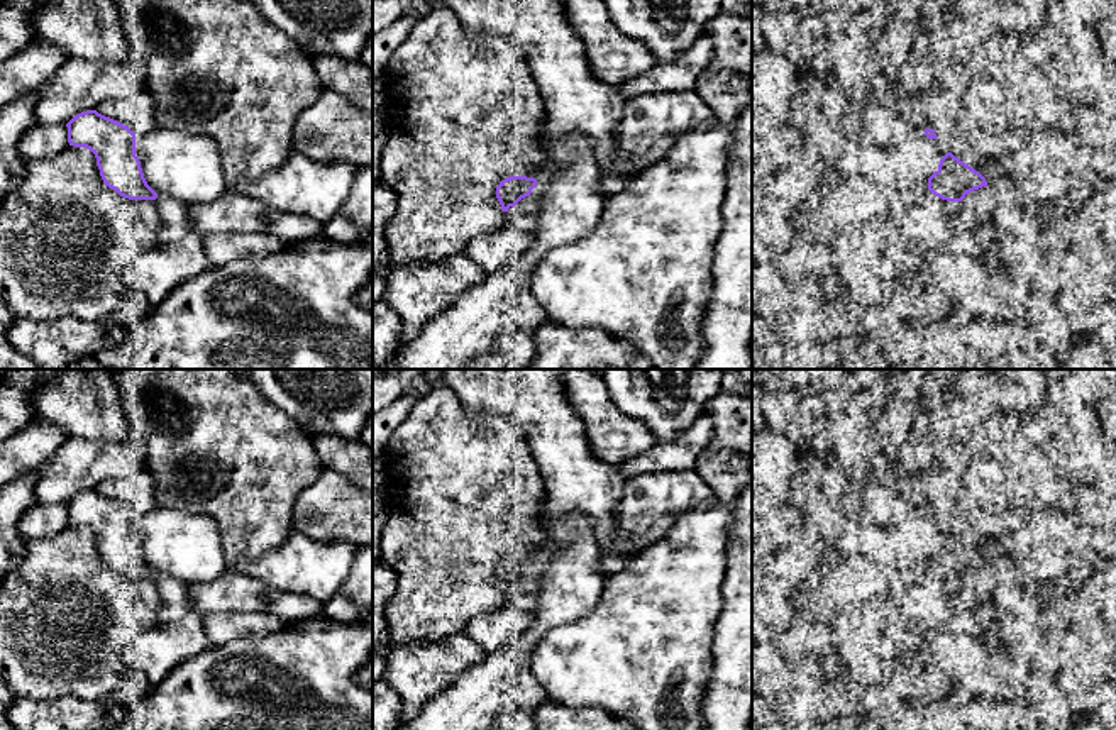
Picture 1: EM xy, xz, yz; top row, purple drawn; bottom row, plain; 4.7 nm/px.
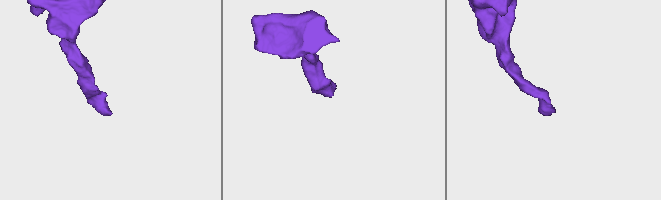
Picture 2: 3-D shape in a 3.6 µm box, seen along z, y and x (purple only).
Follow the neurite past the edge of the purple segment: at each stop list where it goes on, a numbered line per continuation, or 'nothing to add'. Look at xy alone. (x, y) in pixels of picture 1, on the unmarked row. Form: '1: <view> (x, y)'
nothing to add

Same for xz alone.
1: xz (525, 591)

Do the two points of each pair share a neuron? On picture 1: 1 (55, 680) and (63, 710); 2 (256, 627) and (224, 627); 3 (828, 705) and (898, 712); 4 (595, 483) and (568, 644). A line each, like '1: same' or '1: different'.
1: different
2: same
3: same
4: different

